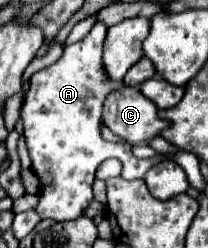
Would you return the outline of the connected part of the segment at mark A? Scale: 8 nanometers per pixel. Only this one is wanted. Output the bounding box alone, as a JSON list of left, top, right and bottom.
[20,24,166,222]

